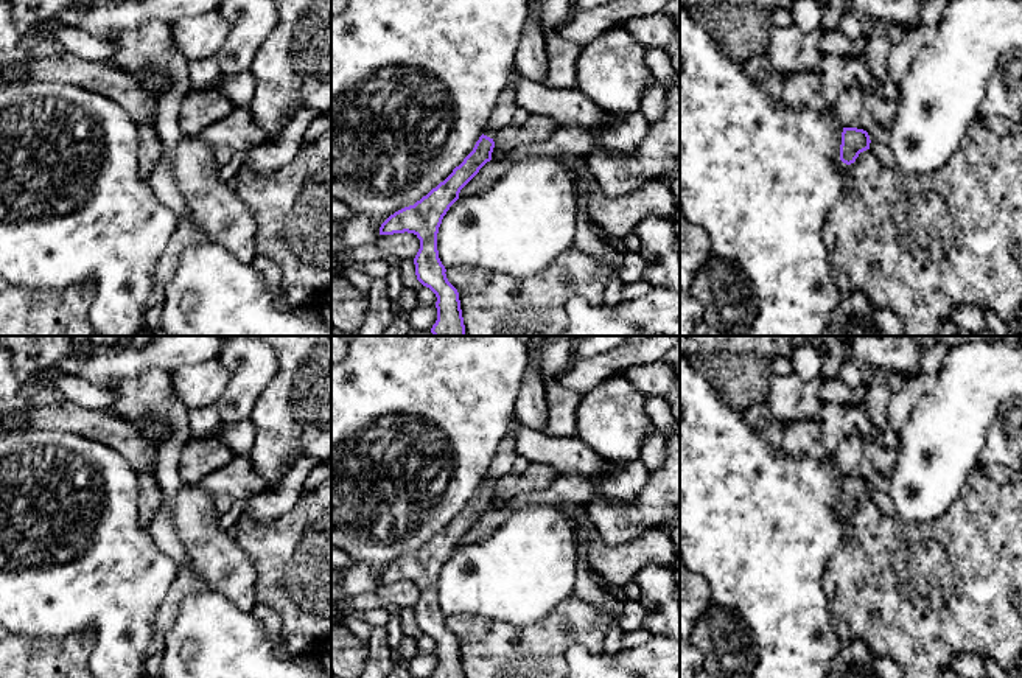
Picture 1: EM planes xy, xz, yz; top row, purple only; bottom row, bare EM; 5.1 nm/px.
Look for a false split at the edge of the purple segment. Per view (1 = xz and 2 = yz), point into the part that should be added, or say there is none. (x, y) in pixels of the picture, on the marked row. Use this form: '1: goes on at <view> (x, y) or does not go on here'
1: goes on at xz (503, 112)
2: does not go on here

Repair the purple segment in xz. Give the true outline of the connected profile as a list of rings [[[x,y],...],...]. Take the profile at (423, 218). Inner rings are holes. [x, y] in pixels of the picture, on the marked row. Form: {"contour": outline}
{"contour": [[[512,70],[482,135],[464,162],[426,196],[414,205],[395,211],[380,227],[380,235],[408,232],[420,239],[420,249],[414,258],[415,275],[437,297],[437,320],[431,328],[434,336],[465,336],[459,292],[448,281],[446,269],[439,258],[437,233],[443,216],[459,199],[460,190],[492,160],[495,134],[512,123],[518,109],[515,101],[516,78],[516,70]]]}

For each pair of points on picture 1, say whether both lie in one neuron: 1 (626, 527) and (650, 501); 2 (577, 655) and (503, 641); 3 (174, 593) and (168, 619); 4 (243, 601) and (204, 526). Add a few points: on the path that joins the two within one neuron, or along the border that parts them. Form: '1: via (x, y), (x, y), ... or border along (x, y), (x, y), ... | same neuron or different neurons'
1: via (632, 521), (646, 507) | same neuron
2: border along (602, 653), (591, 655), (574, 647), (565, 661) | different neurons
3: via (173, 599), (168, 613) | same neuron
4: via (237, 582), (234, 574), (207, 545) | same neuron

